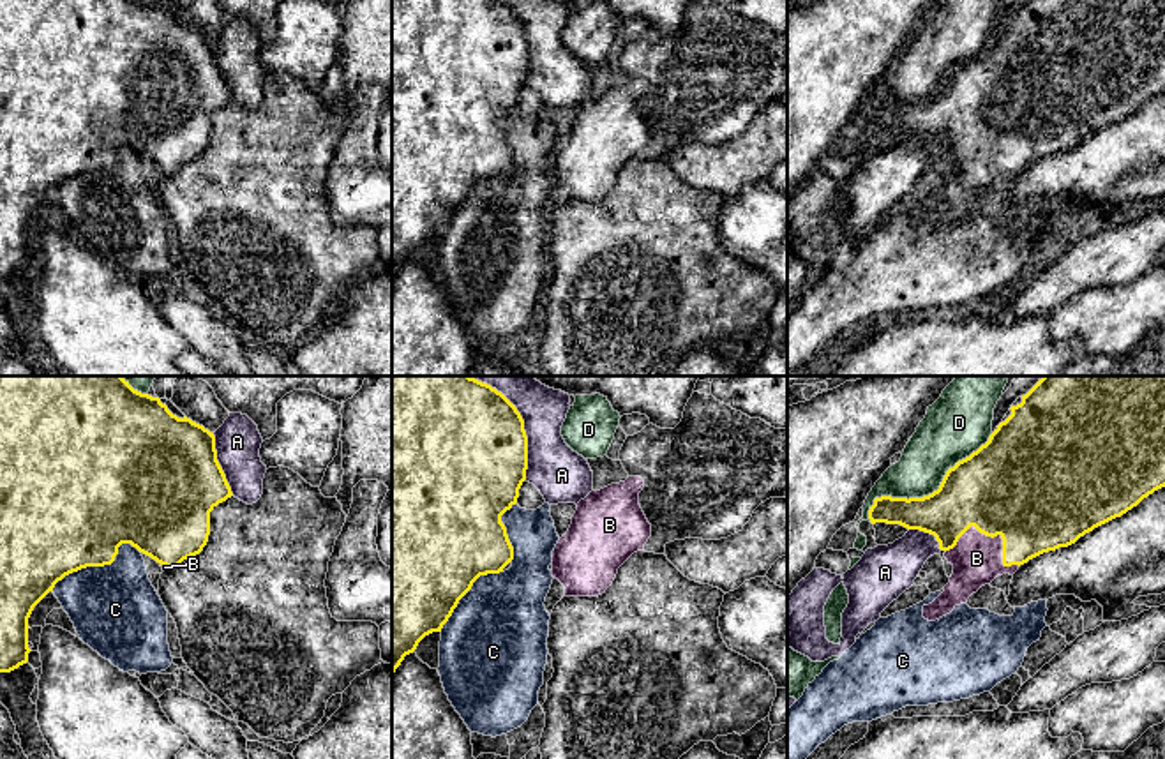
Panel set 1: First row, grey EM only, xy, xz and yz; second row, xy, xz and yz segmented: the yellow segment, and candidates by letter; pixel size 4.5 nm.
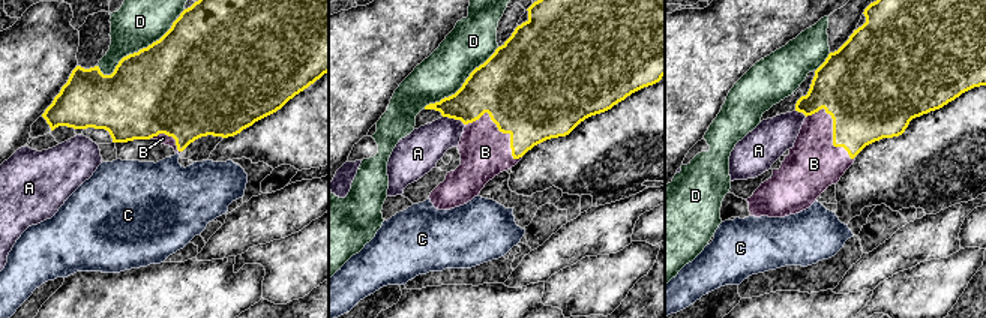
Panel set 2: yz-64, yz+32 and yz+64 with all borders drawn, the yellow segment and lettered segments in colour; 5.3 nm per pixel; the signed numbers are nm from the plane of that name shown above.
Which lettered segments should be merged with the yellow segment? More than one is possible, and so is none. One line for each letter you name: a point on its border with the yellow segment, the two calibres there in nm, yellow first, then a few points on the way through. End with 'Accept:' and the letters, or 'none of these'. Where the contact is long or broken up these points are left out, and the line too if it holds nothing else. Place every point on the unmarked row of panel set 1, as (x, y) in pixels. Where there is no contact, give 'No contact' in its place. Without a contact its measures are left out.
B: Touches yellow at yz (994, 140). Thickness 480 nm (yellow) against 220 nm
Accept: B

